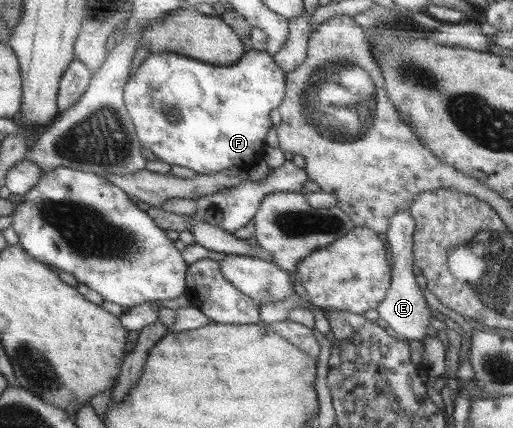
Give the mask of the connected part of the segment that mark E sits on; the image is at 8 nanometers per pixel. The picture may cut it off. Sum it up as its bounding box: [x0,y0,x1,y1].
[374,210,431,340]

